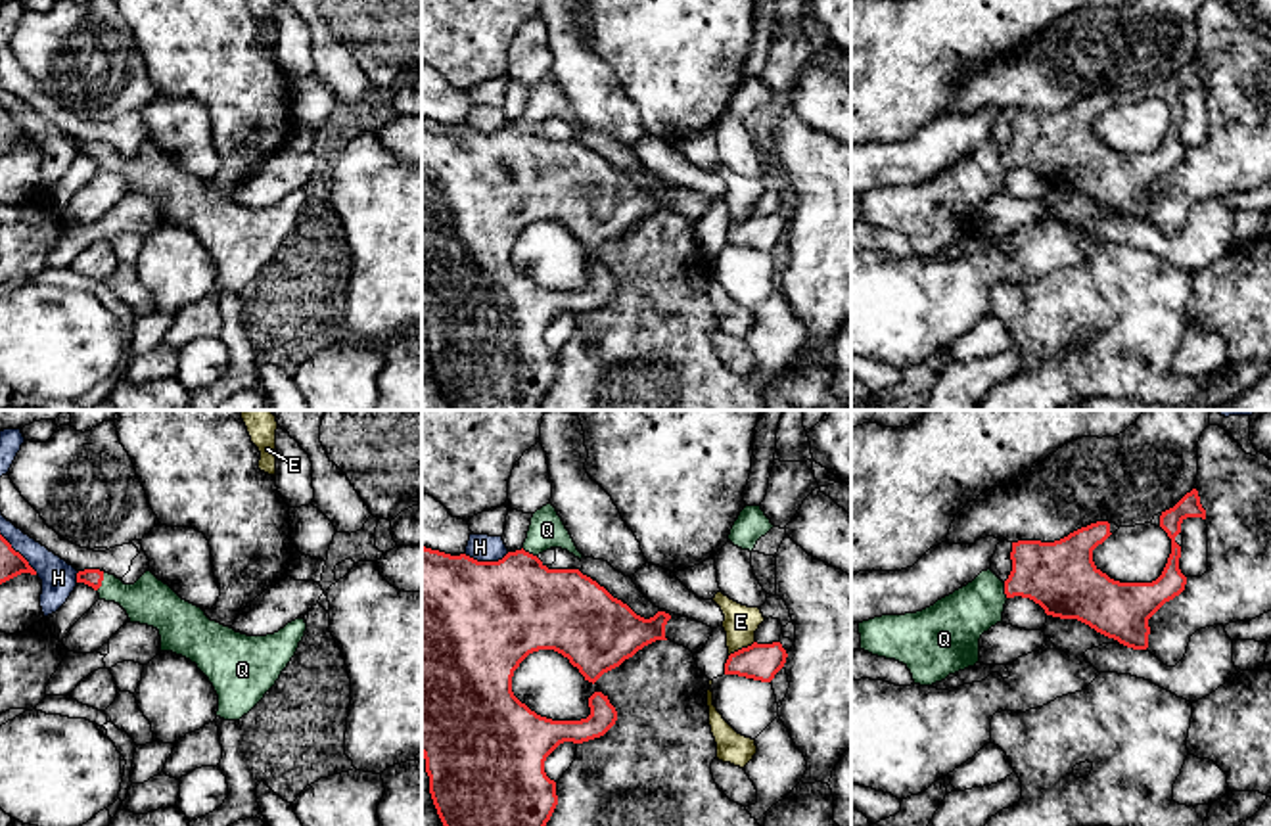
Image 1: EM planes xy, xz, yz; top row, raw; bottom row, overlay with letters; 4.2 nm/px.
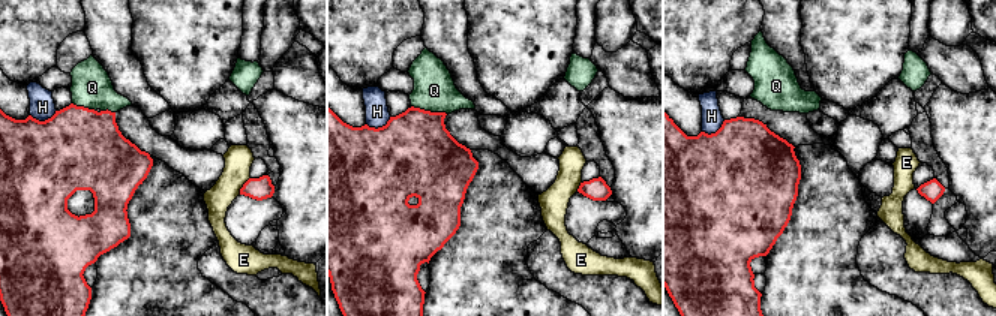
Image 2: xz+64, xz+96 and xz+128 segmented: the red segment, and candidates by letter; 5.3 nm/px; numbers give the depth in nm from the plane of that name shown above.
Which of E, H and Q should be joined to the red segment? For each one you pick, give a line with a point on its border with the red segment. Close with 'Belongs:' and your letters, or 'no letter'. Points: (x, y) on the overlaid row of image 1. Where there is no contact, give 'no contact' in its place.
Q: meets red in xy at (102, 579)
Belongs: Q

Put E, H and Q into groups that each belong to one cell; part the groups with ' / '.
E / H / Q

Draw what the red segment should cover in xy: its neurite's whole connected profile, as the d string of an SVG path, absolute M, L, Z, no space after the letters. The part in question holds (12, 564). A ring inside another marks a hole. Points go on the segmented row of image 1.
M0 535L0 585L21 573L36 575L29 562Z

